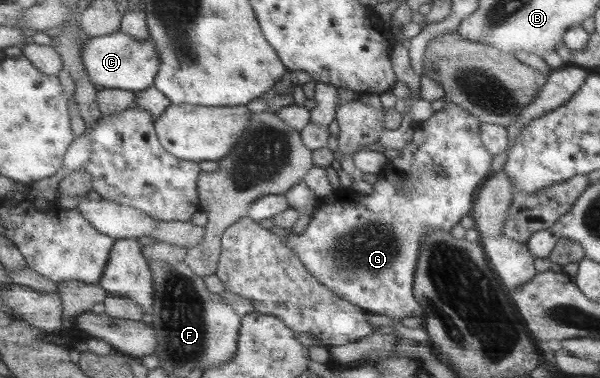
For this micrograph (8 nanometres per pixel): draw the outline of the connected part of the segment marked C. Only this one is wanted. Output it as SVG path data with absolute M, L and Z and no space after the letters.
M122 29L110 35L91 38L83 49L83 60L90 80L100 89L126 89L135 93L155 86L162 64L156 42L138 41Z

